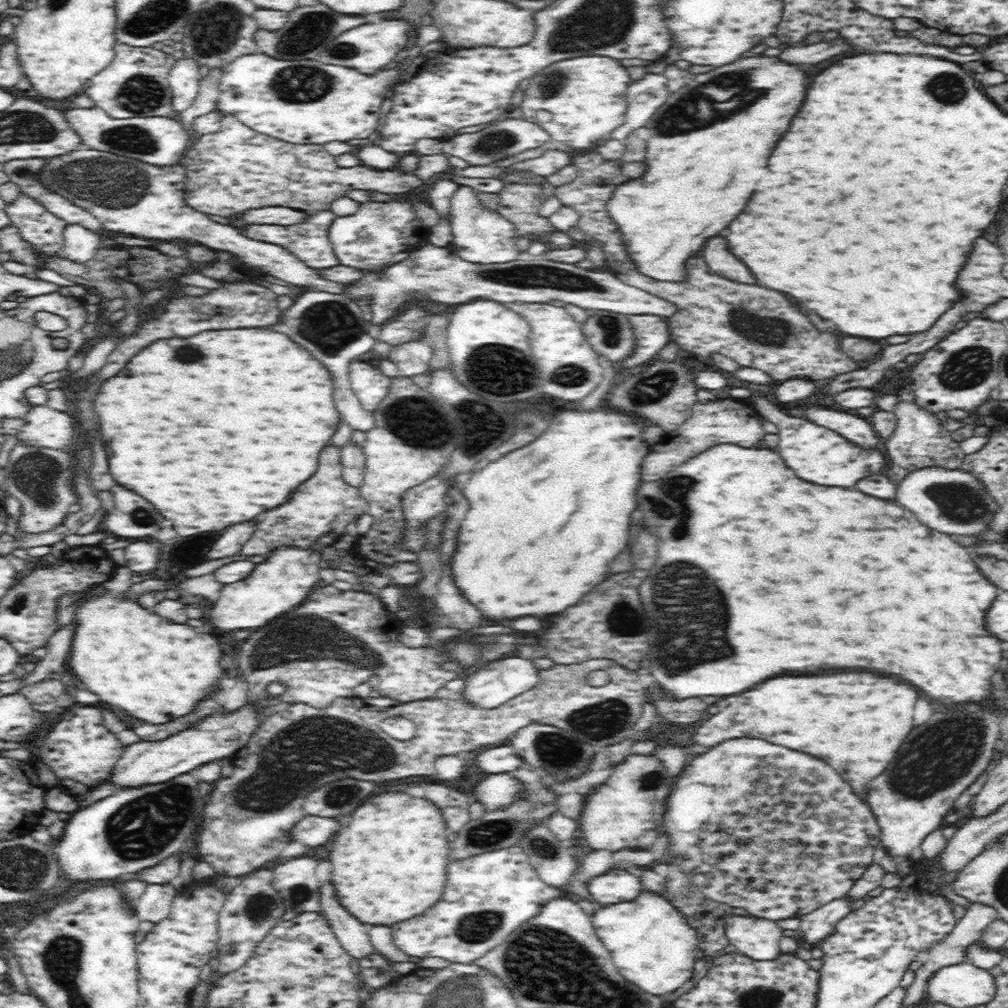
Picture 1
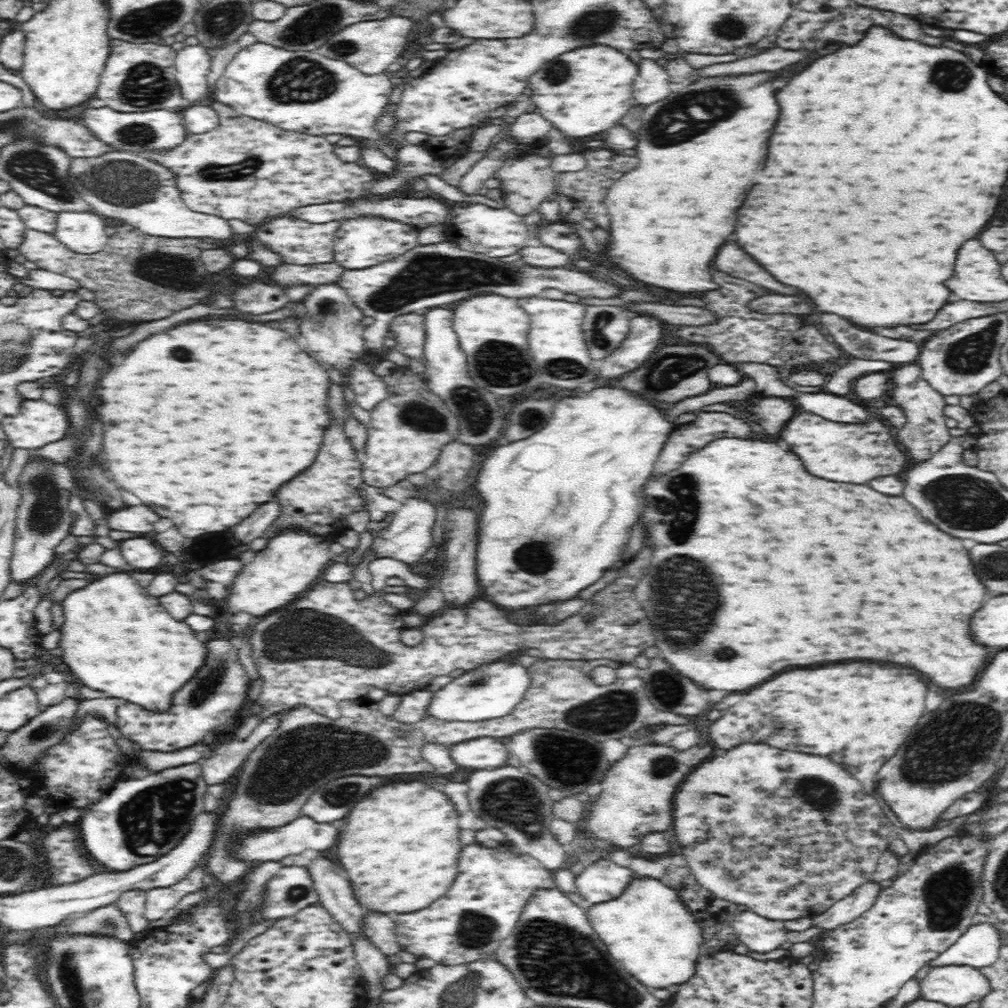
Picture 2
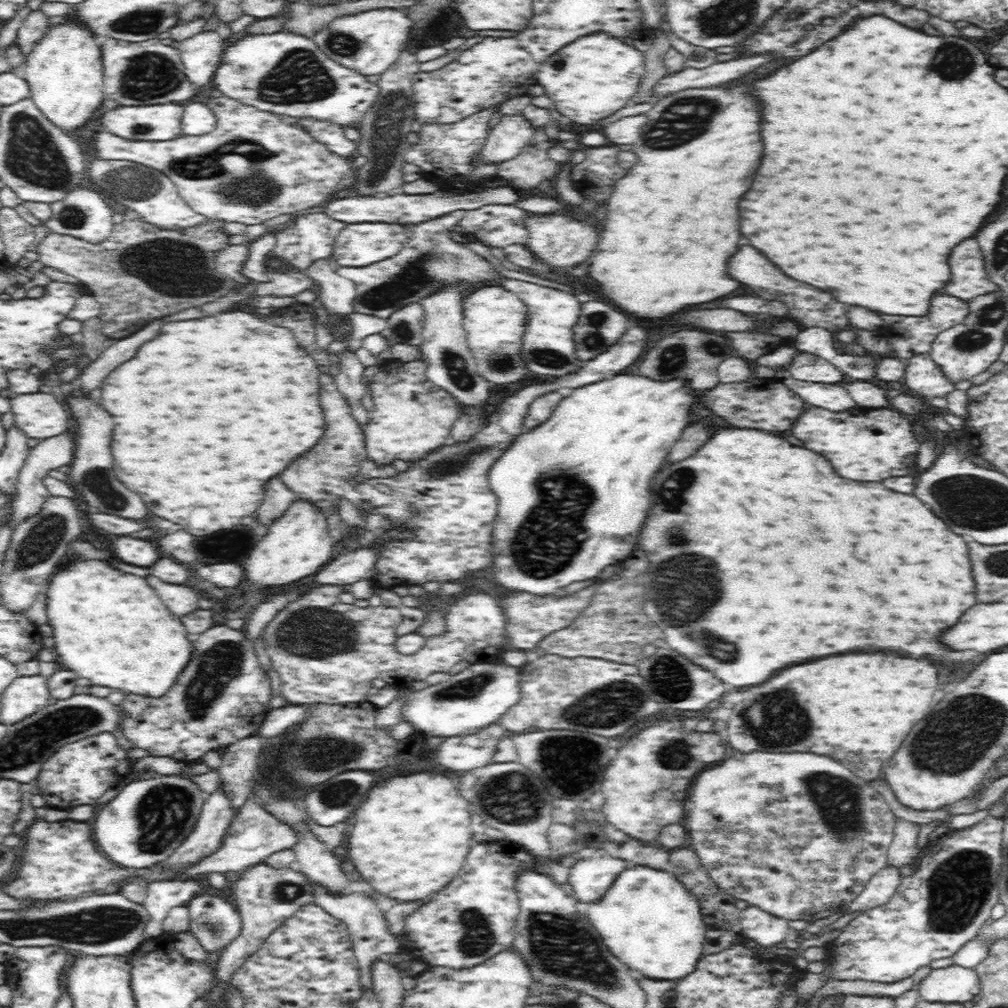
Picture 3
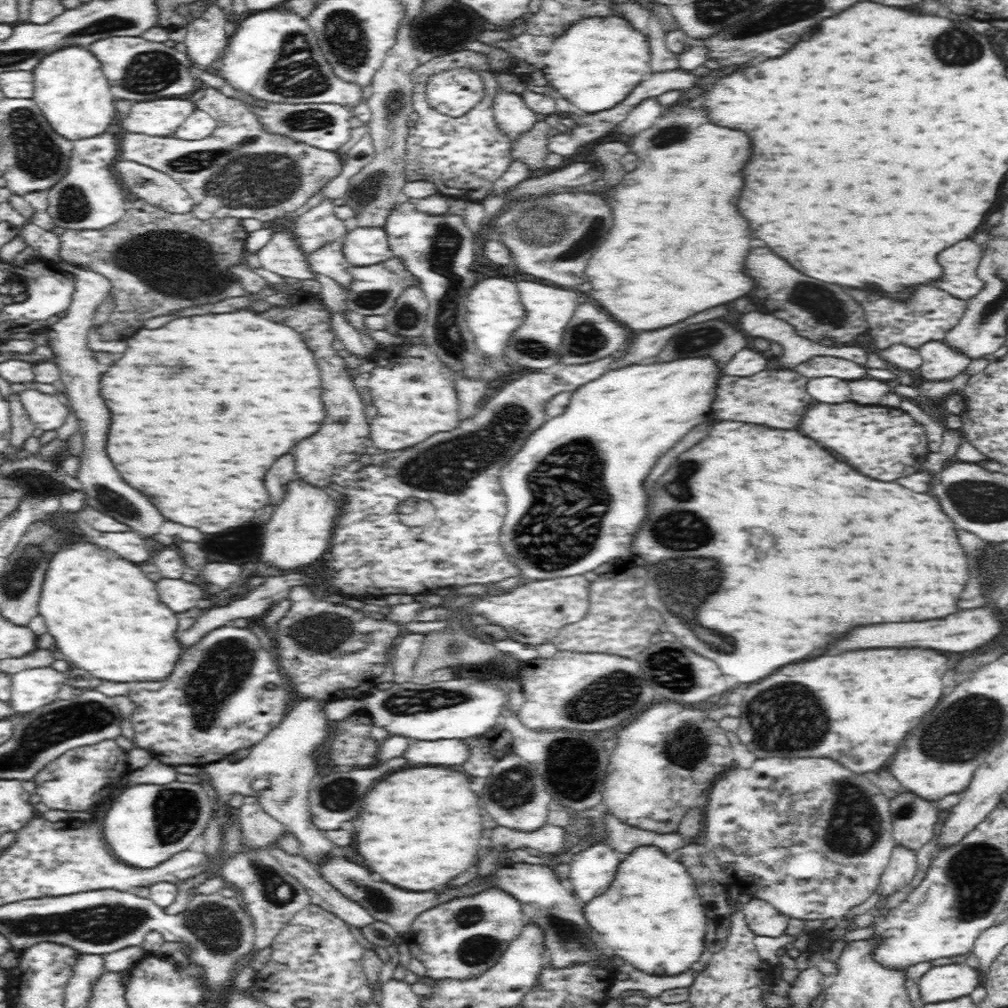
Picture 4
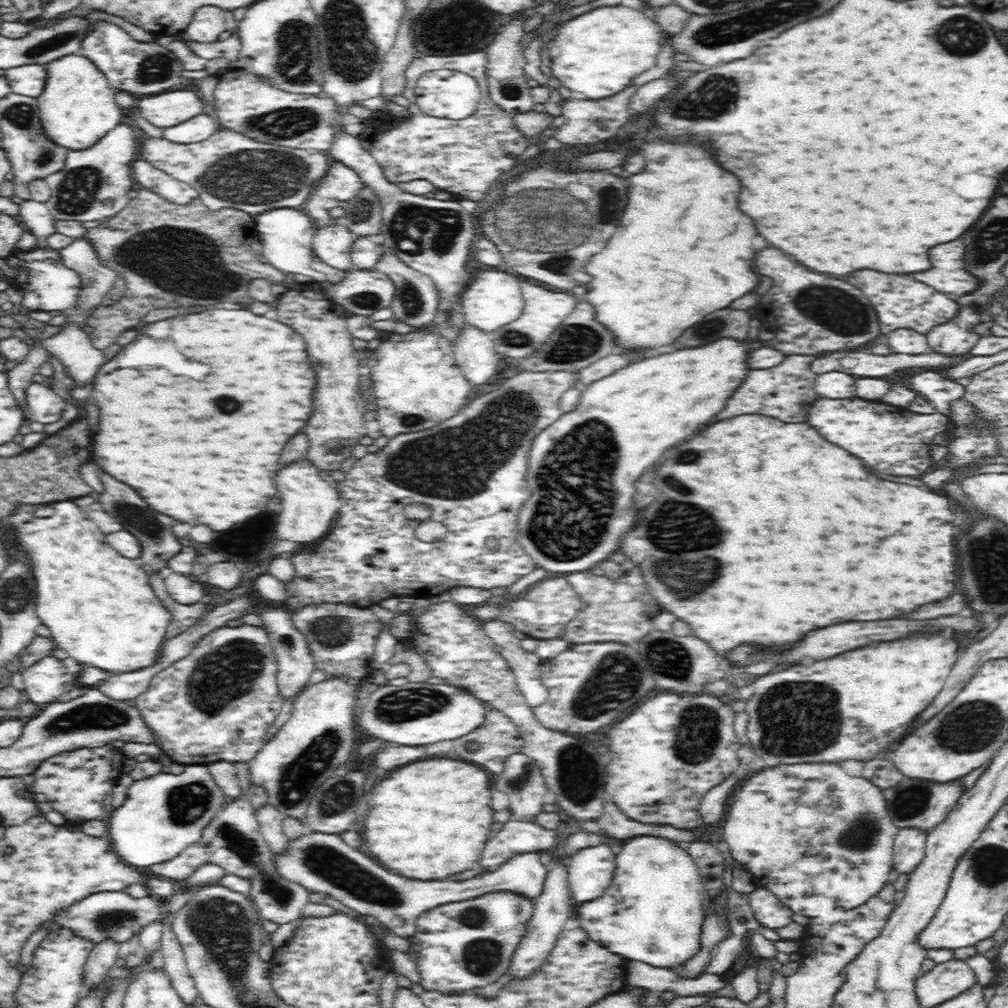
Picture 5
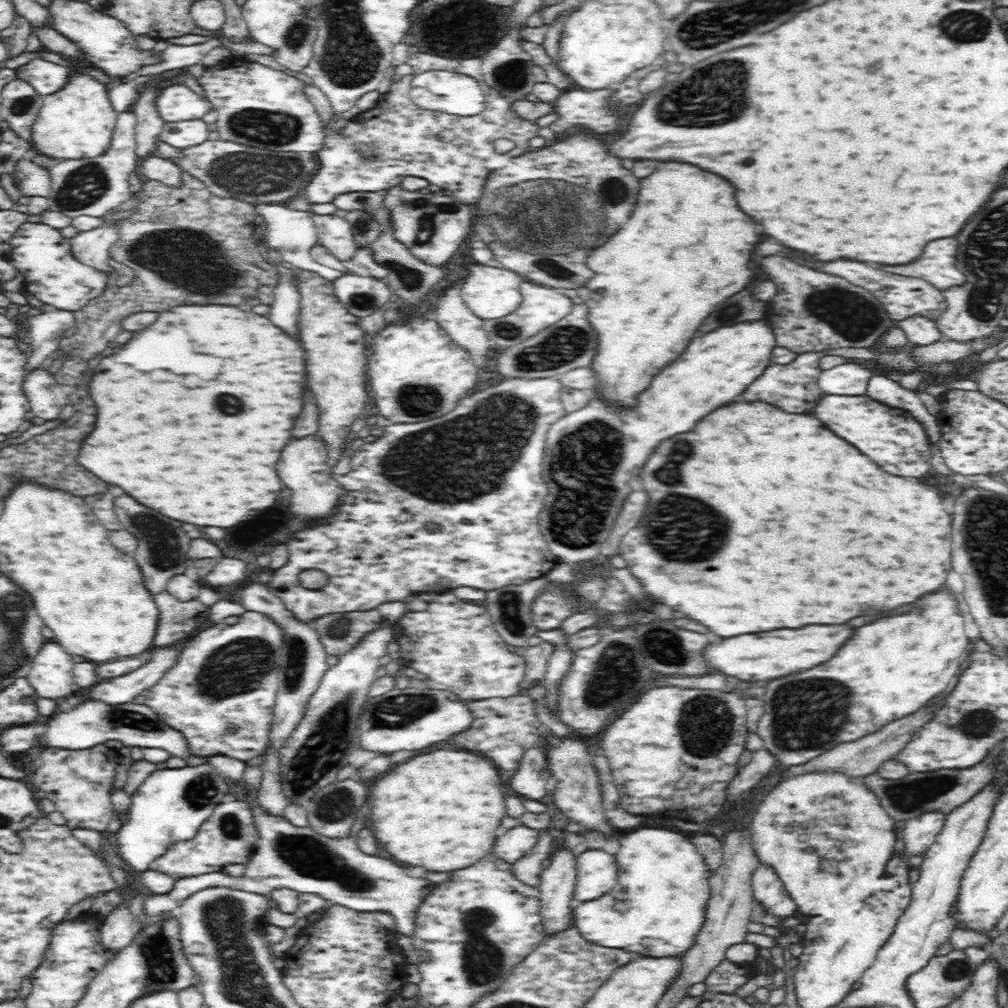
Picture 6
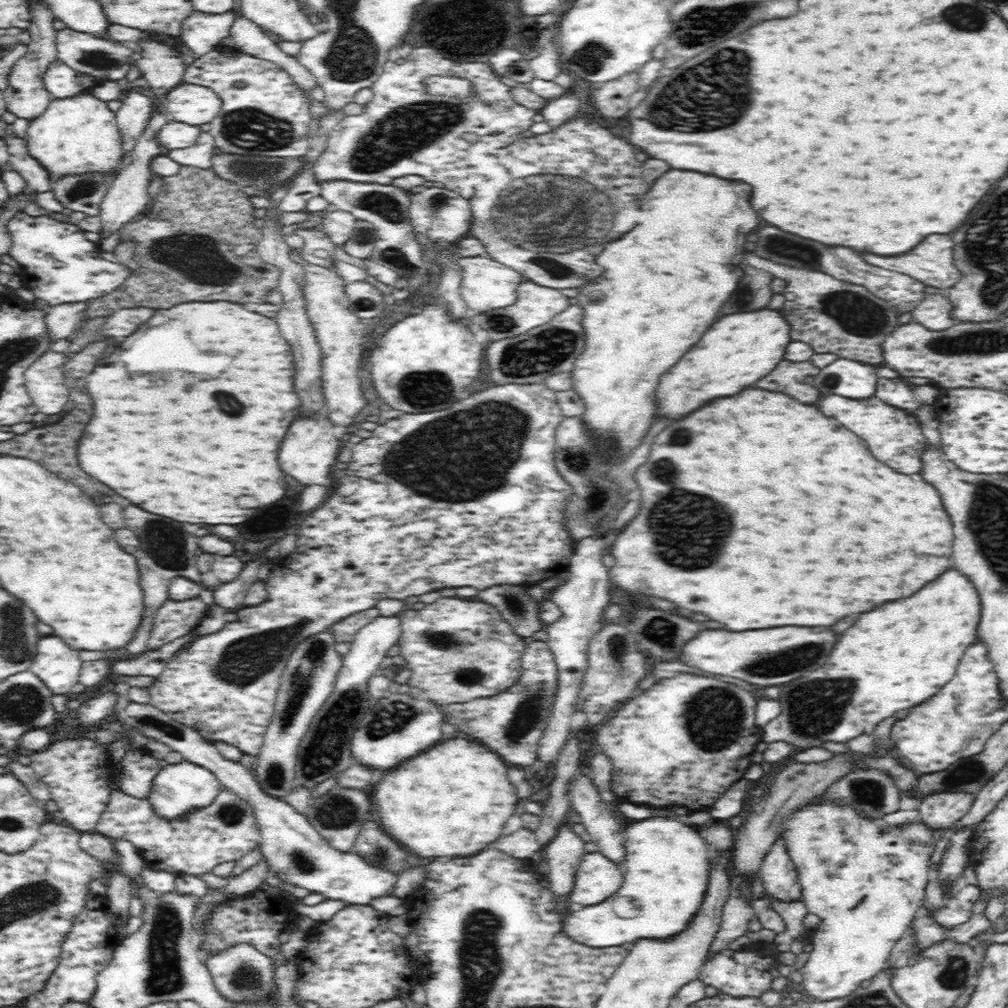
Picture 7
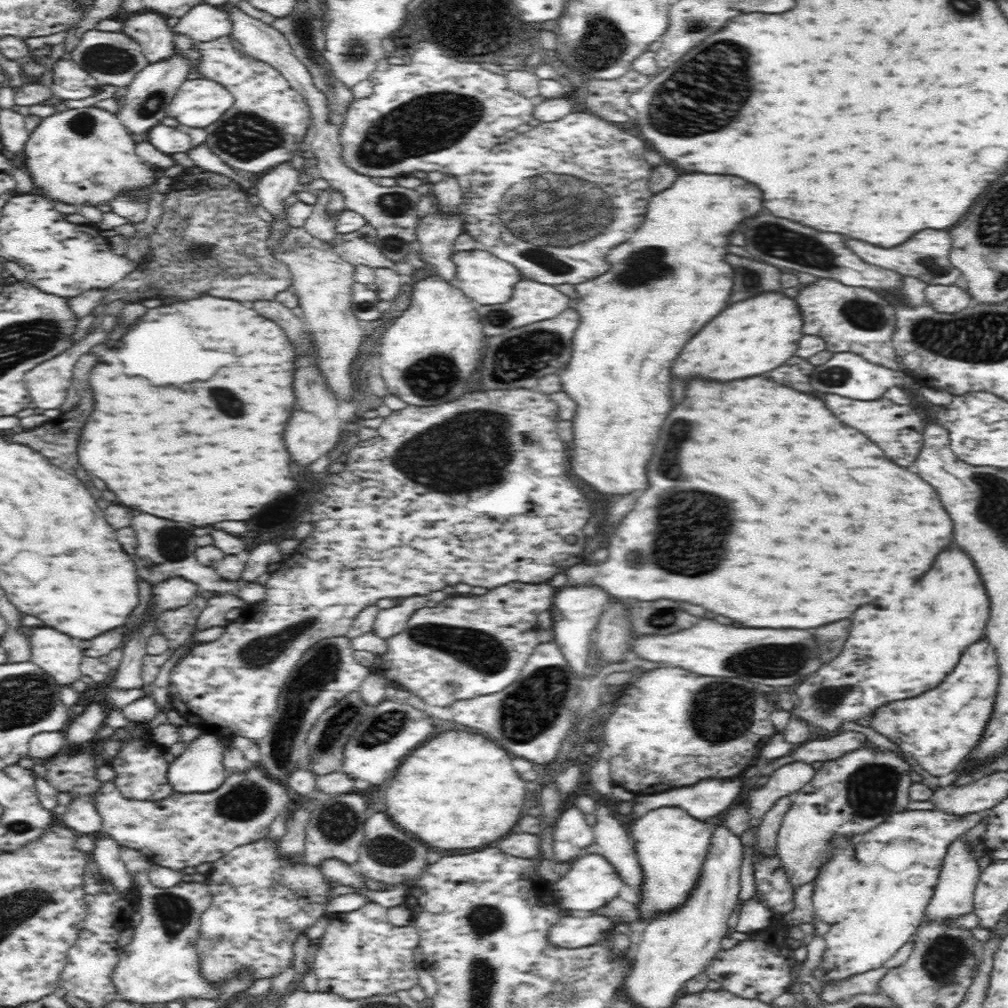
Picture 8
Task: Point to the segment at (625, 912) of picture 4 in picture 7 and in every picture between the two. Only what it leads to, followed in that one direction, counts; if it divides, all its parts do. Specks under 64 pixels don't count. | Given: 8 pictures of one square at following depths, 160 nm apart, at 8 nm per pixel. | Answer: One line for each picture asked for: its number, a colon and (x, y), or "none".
5: (653, 913)
6: (662, 886)
7: (667, 866)

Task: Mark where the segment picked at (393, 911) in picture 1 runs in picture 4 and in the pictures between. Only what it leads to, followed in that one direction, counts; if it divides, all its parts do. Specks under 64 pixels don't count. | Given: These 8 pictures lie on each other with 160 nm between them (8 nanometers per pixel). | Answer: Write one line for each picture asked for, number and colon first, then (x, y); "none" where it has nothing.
2: (399, 848)
3: (409, 838)
4: (416, 830)

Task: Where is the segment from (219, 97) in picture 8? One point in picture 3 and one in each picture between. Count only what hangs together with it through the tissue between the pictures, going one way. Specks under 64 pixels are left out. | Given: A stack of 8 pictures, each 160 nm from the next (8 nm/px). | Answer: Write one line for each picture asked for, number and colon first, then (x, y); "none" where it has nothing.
3: (160, 122)
4: (156, 118)
5: (167, 110)
6: (175, 103)
7: (186, 103)

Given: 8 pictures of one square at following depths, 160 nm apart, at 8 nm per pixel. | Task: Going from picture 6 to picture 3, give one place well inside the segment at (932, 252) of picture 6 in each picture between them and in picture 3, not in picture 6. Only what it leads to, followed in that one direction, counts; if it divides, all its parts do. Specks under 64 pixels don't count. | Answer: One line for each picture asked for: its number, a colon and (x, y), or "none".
3: (969, 280)
4: (960, 262)
5: (949, 275)

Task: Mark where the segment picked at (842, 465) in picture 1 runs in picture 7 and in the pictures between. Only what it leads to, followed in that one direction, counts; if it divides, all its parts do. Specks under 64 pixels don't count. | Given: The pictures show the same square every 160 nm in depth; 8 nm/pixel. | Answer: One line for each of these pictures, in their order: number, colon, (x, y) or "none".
2: (855, 454)
3: (868, 446)
4: (874, 441)
5: (891, 441)
6: (892, 437)
7: (894, 436)

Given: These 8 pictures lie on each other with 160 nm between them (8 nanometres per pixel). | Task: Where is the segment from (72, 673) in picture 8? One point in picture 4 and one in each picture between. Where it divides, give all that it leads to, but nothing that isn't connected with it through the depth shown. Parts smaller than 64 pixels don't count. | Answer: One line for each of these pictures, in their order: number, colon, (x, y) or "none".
4: (32, 689)
5: (46, 681)
6: (50, 676)
7: (55, 664)

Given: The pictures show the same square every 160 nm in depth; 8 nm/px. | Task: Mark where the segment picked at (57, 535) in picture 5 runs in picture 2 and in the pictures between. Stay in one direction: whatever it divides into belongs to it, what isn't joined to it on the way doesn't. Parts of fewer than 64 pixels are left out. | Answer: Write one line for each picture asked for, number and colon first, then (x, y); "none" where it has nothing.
2: (116, 639)
3: (109, 627)
4: (104, 614)

